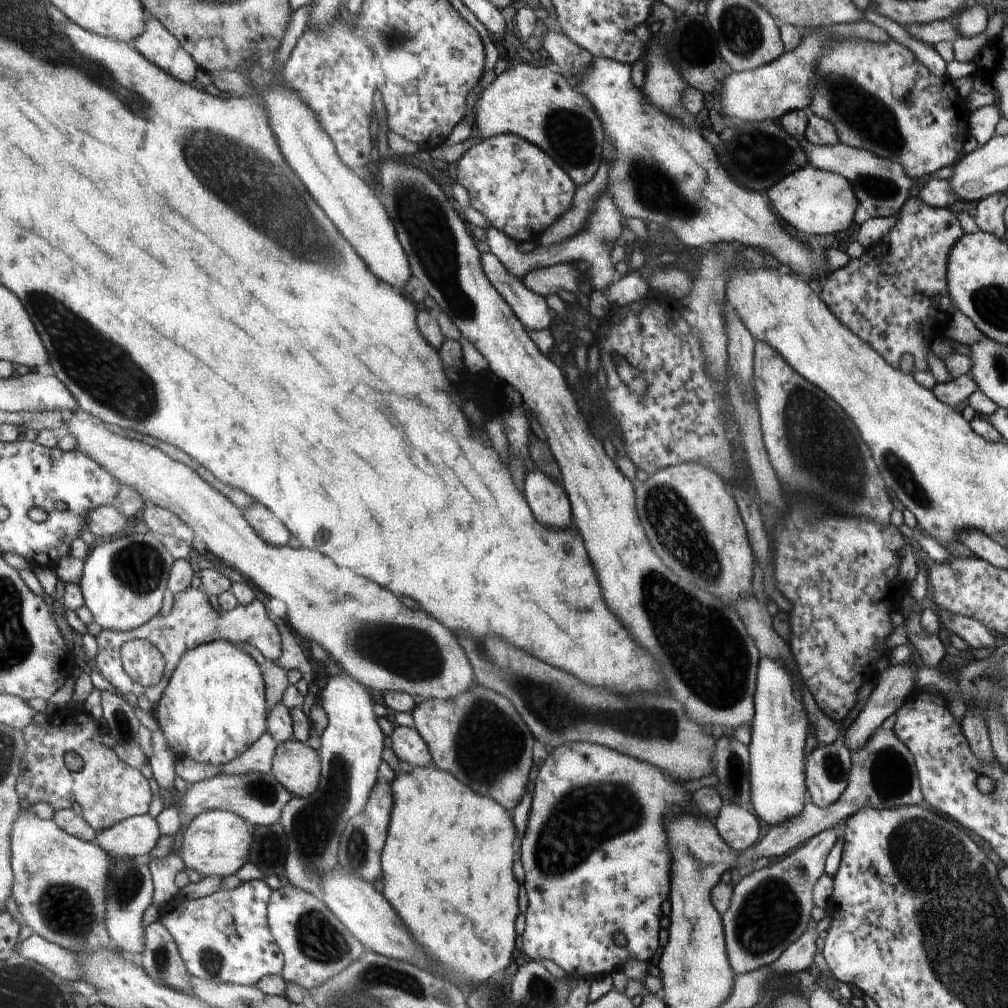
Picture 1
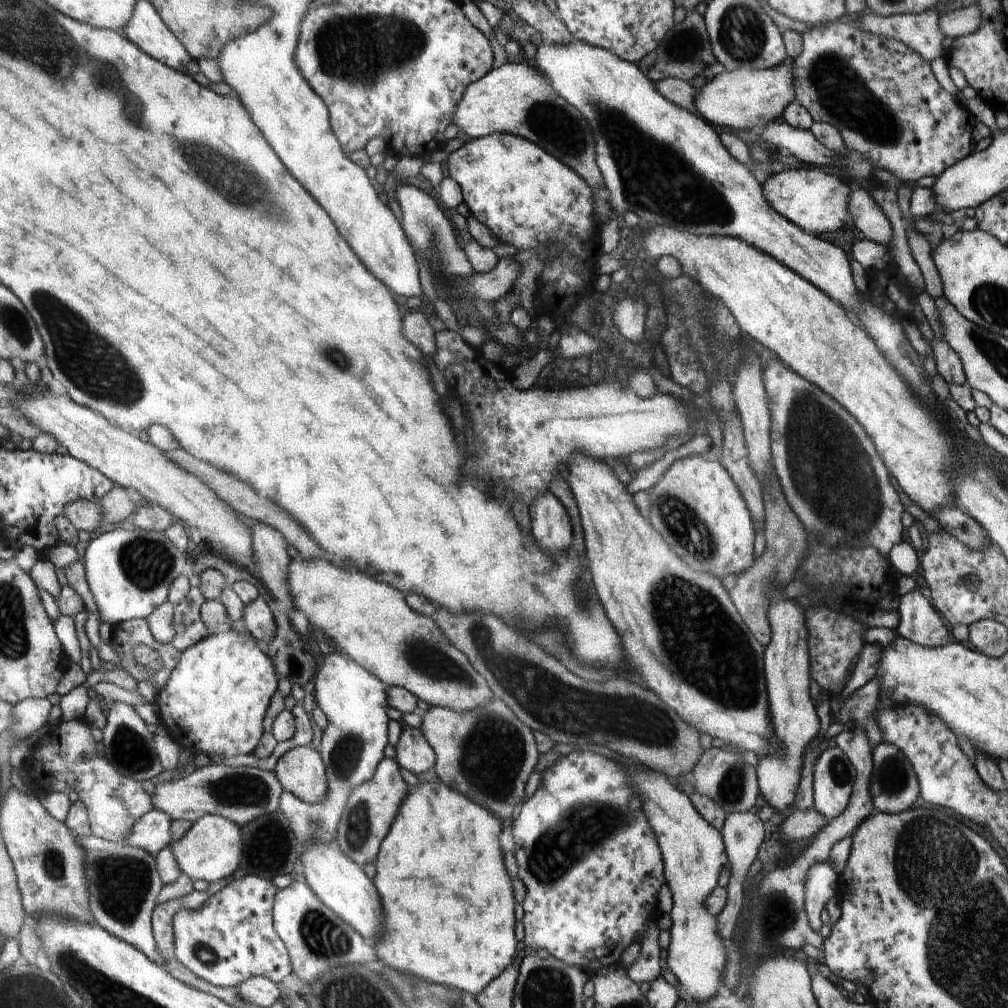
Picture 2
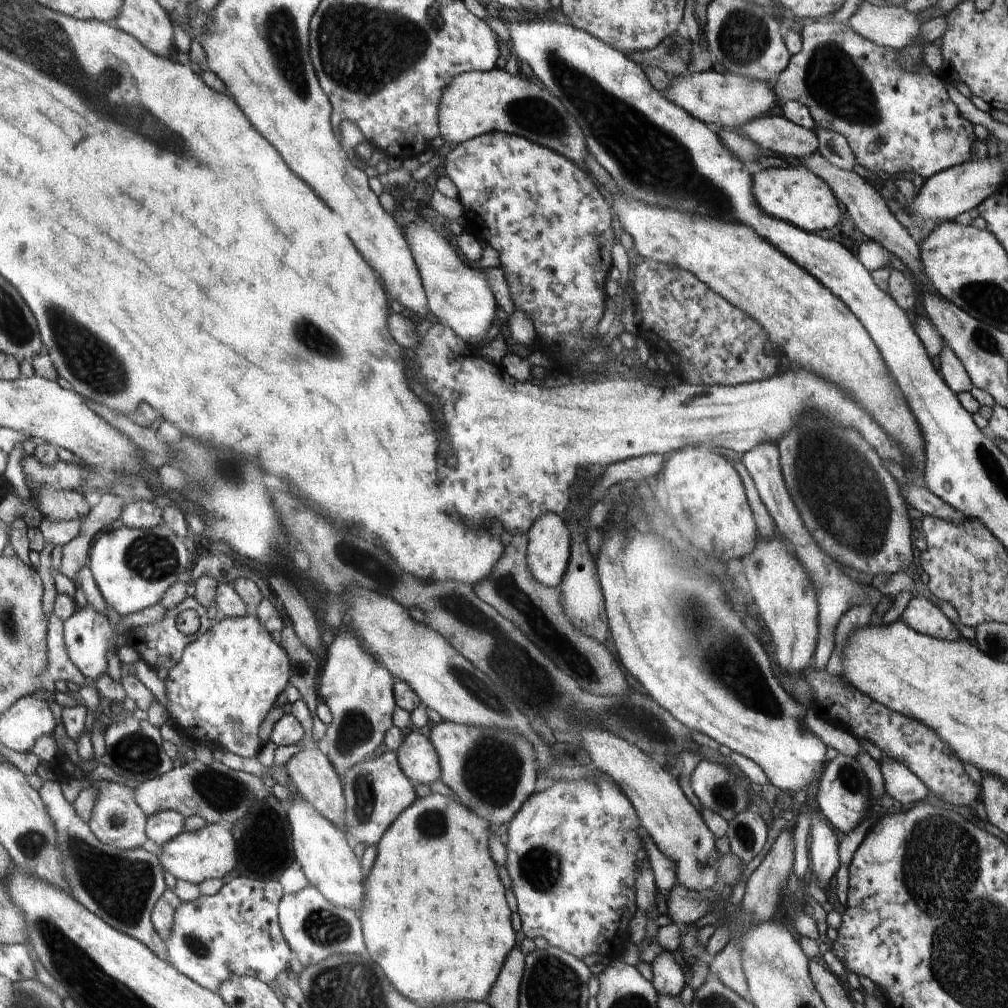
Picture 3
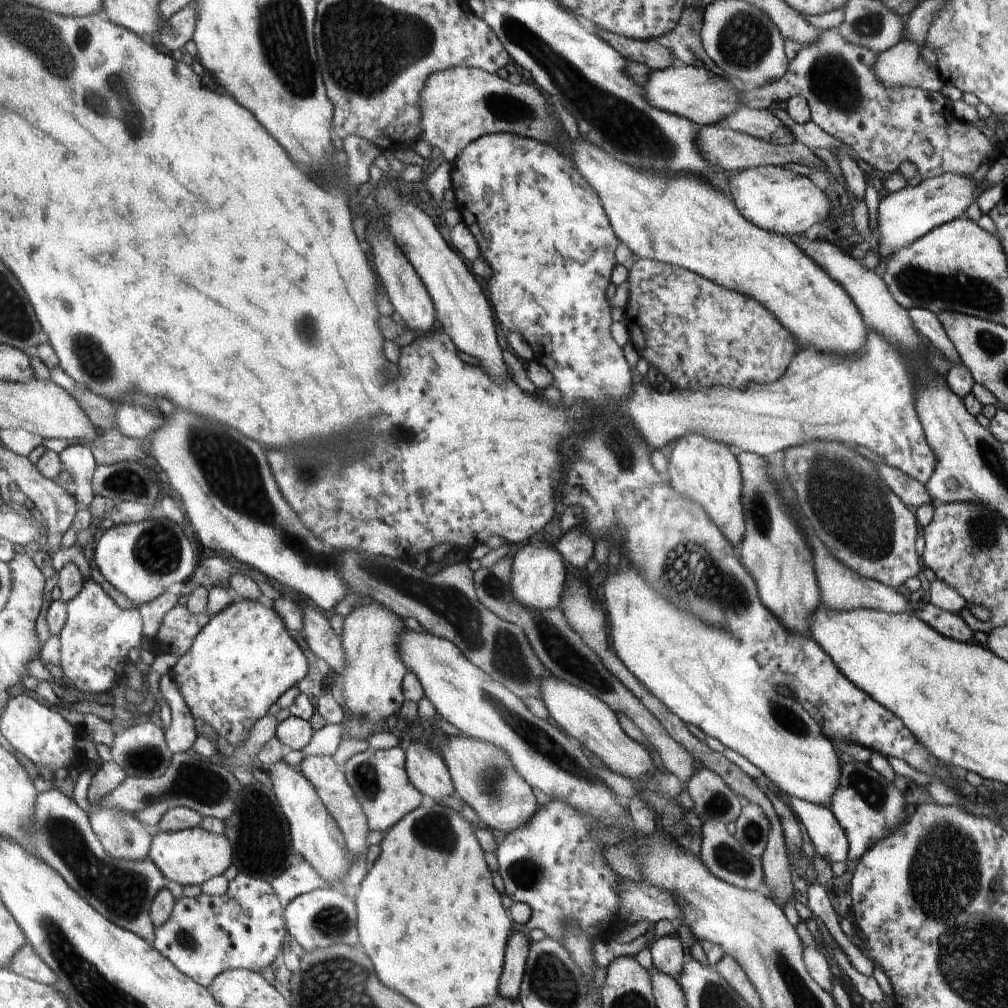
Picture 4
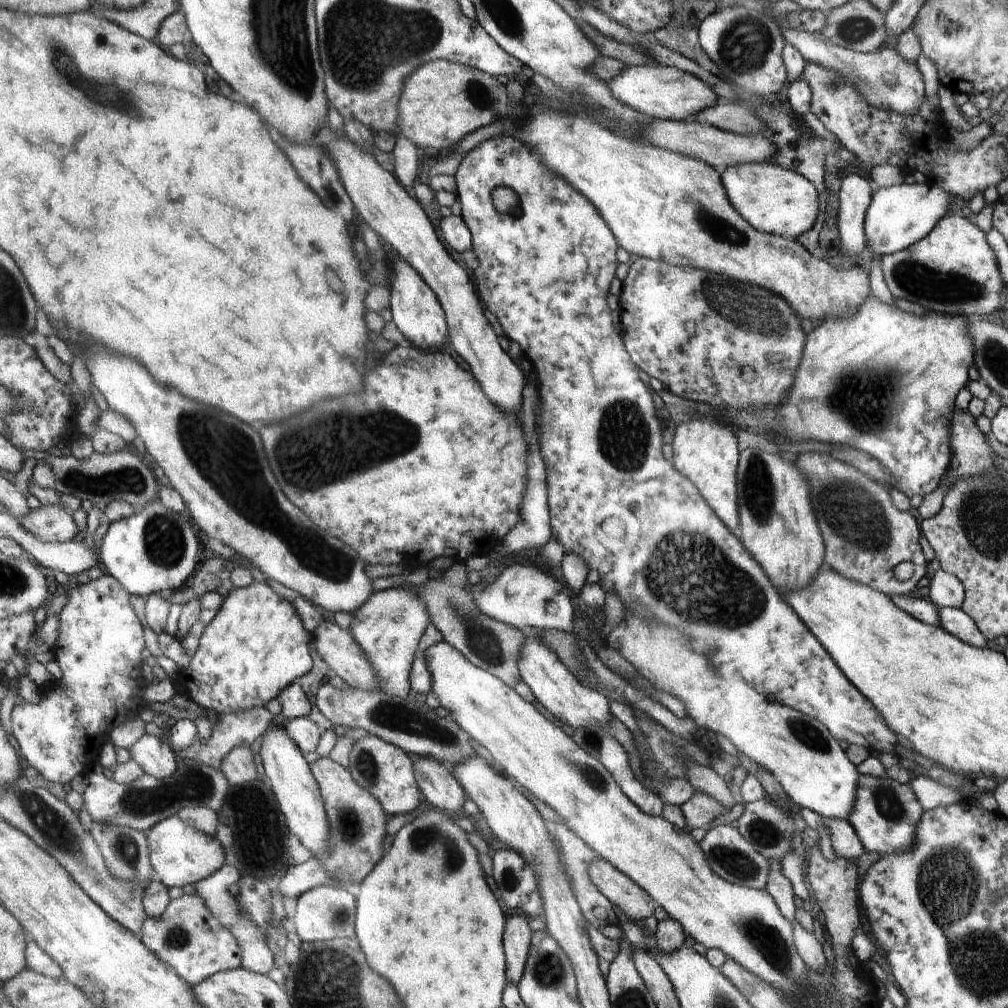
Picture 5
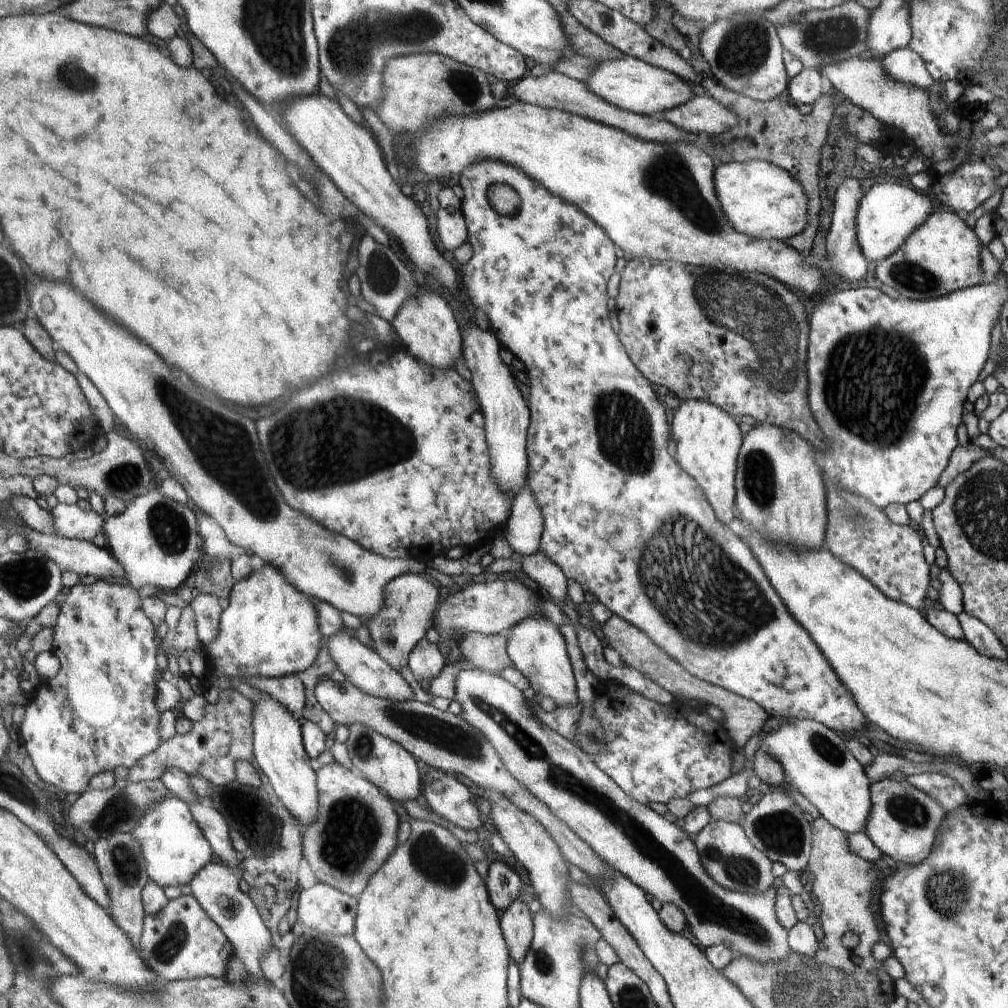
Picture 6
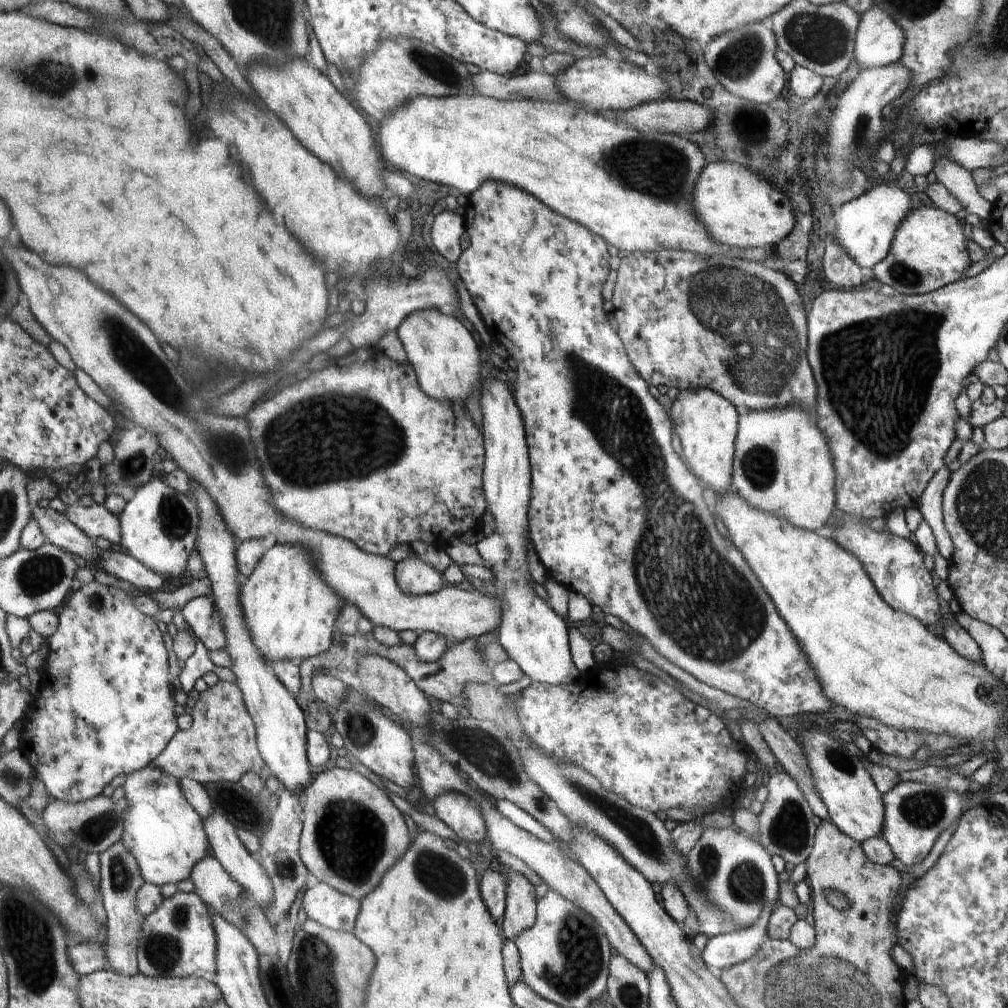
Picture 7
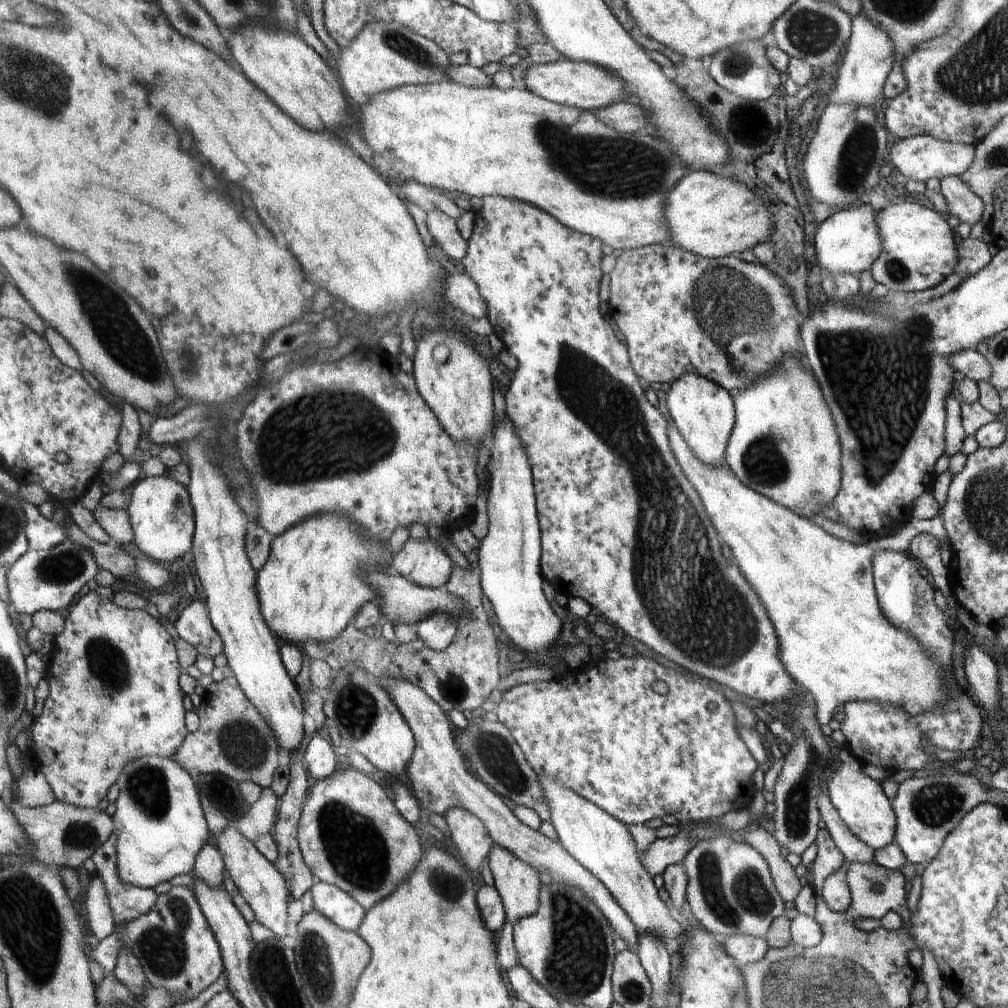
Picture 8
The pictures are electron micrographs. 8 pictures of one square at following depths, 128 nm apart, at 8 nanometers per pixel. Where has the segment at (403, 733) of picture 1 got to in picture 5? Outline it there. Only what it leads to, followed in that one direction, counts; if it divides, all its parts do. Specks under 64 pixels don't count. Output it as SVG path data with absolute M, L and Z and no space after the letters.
M430 756L418 758L414 764L418 786L421 786L422 794L426 795L429 807L458 816L458 812L462 812L466 792L458 779L452 776L452 772L438 762L440 760Z

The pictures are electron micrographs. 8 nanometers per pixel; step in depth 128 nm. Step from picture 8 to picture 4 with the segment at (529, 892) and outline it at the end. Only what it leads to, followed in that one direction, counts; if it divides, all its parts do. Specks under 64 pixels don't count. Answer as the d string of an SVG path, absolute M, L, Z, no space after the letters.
M517 927L514 934L510 934L506 949L504 973L501 975L502 998L510 998L510 1000L520 998L526 958L529 958L528 938L524 936L523 928Z

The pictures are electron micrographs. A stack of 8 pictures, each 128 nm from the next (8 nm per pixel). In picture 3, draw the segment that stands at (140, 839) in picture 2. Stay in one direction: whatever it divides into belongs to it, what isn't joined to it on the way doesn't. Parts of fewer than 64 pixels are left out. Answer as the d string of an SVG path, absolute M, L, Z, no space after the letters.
M173 810L158 812L149 816L148 840L161 848L168 846L172 840L186 831L186 816Z

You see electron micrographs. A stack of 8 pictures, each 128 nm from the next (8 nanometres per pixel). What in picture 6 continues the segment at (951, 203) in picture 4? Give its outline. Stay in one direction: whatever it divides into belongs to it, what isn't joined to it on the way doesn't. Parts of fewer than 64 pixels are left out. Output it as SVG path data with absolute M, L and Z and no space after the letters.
M874 183L870 190L863 194L857 209L857 244L866 260L878 263L892 256L906 238L926 221L932 208L930 202L928 196L920 196L918 192L902 184Z

